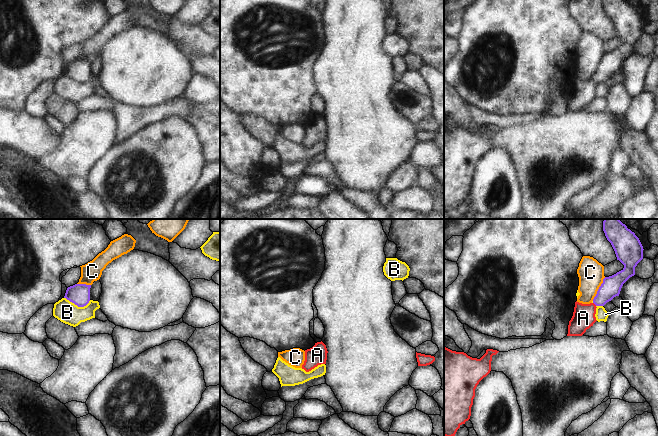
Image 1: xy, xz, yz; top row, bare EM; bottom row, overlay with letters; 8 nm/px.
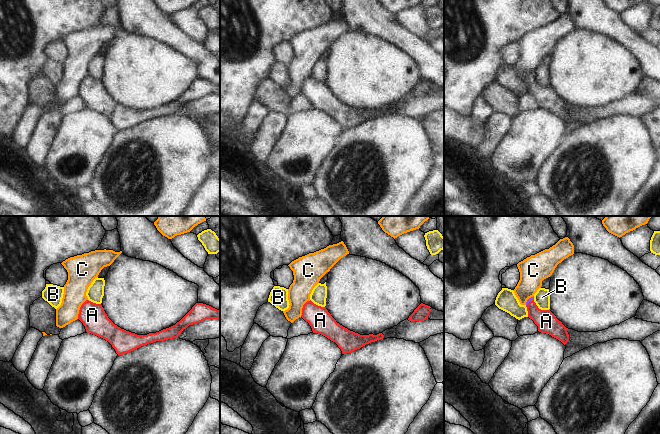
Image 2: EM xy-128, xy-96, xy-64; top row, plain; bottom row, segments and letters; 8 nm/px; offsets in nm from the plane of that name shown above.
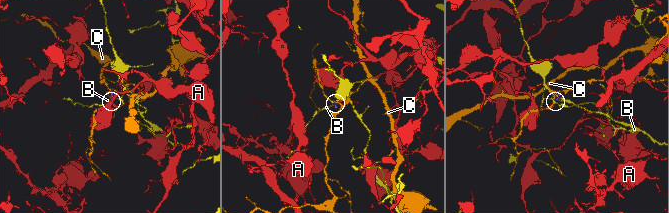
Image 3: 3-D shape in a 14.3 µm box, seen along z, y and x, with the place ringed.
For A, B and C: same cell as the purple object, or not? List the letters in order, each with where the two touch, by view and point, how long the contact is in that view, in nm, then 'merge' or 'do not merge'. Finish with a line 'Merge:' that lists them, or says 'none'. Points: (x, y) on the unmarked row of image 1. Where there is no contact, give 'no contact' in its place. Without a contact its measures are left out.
A: yz (595, 80) | 40 nm | merge
B: xy (77, 81) | 220 nm | do not merge
C: yz (598, 65) | 220 nm | do not merge
Merge: A

